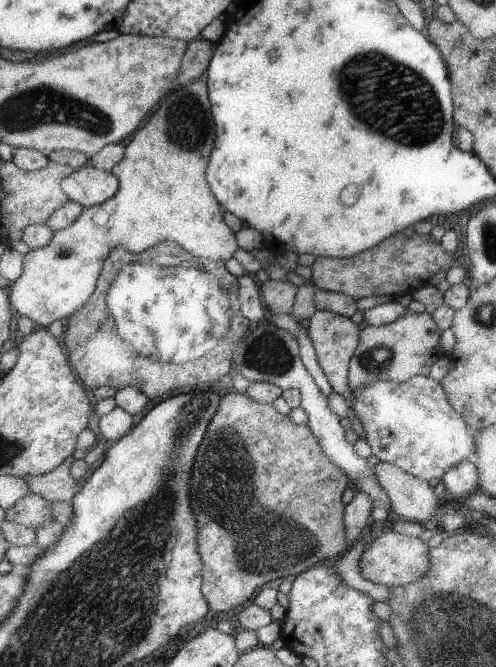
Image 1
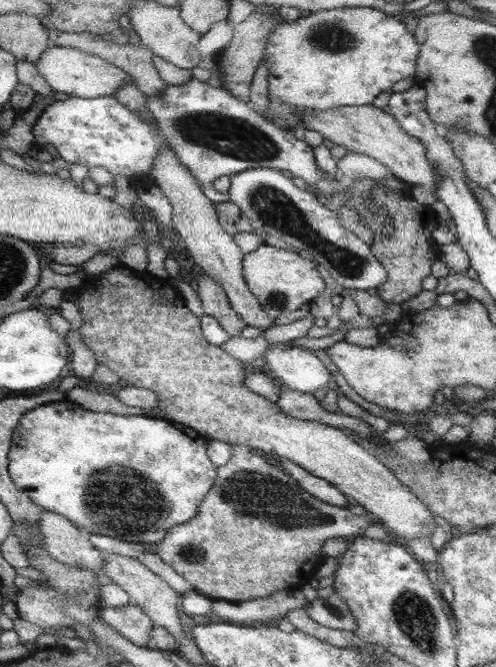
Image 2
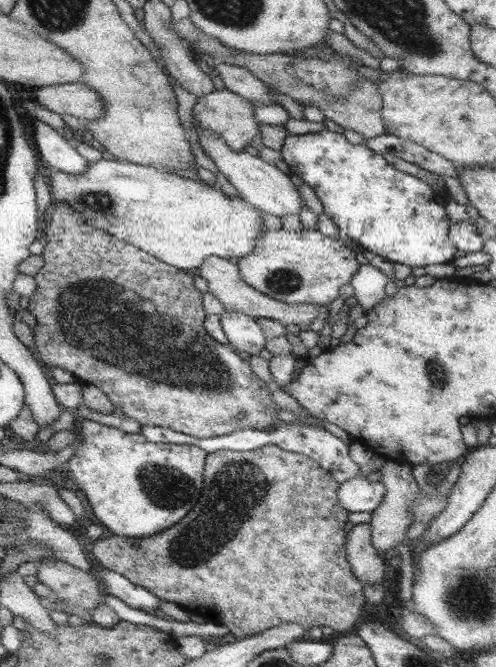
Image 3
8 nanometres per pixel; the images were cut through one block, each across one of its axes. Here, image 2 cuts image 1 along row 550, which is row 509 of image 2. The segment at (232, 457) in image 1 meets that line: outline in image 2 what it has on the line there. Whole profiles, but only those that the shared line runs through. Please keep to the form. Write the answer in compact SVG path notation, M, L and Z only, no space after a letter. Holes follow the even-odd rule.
M231 445L231 459L221 467L217 467L217 480L213 484L214 492L209 492L206 498L201 502L201 508L198 514L188 523L180 524L177 527L170 528L165 539L156 543L156 554L159 558L172 568L172 570L180 573L197 591L203 592L206 596L213 600L230 601L231 603L240 601L249 601L252 599L266 598L275 592L286 590L300 591L304 584L310 582L312 572L318 566L320 560L320 546L324 540L328 538L356 537L360 531L370 524L373 524L371 516L367 513L364 515L354 514L351 510L344 510L338 505L326 504L325 501L318 500L312 493L306 492L304 488L293 479L289 473L284 472L282 468L270 466L264 458L260 458L258 454L252 454L246 445Z

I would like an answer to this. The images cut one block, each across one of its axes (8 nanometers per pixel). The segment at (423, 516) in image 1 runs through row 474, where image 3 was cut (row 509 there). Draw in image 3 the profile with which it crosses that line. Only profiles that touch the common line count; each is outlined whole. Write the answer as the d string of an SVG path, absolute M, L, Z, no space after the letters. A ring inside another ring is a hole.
M395 461L394 466L392 466L392 462L390 464L385 463L377 470L378 474L380 474L381 483L385 486L385 495L380 506L372 512L370 524L373 528L371 539L379 552L396 548L402 542L409 542L408 528L413 523L411 508L413 507L413 502L417 500L418 495L421 493L418 483L412 476L412 467L410 463Z

